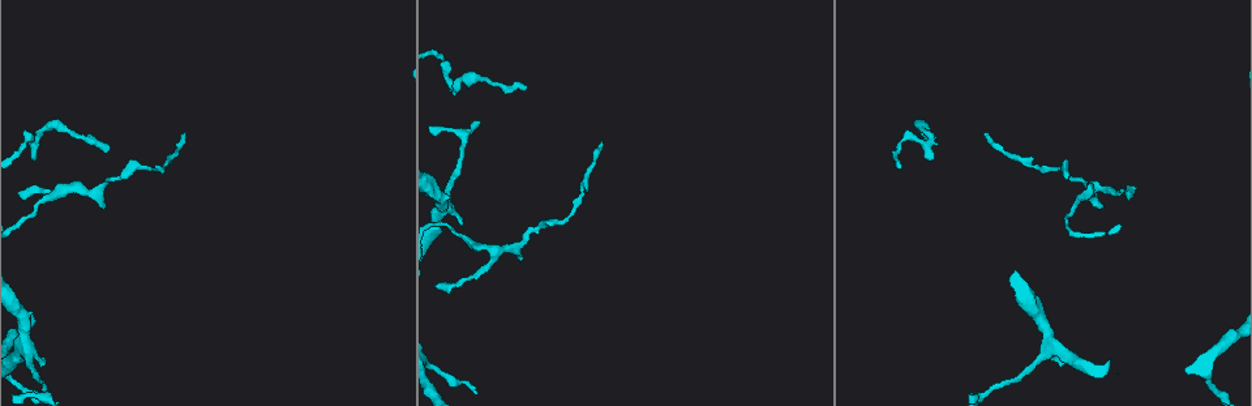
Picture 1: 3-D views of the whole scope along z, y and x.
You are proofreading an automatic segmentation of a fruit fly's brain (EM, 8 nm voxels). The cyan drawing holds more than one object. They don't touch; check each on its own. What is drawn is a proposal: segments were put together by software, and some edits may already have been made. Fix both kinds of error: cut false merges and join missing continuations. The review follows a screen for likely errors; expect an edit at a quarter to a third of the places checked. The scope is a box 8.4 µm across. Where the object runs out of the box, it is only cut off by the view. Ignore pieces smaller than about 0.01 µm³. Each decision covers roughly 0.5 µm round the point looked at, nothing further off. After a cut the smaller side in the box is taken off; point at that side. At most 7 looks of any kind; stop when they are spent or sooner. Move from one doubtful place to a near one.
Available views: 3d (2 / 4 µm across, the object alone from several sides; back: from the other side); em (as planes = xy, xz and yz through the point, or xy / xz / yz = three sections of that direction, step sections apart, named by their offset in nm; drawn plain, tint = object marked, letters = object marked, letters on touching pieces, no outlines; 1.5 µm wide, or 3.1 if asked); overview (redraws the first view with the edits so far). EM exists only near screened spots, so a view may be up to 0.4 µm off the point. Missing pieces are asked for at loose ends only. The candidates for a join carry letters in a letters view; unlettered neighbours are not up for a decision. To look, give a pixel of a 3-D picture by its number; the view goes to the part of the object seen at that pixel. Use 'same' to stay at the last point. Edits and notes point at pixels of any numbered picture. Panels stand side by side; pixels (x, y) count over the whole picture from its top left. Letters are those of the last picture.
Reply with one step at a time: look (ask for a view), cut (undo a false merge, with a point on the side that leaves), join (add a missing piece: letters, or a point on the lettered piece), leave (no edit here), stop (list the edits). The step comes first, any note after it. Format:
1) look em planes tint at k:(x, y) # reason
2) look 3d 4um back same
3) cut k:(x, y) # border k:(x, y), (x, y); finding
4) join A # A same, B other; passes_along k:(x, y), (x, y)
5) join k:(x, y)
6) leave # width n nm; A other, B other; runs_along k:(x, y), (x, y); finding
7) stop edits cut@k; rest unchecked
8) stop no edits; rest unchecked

look 3d 4um at 1:(41, 359)

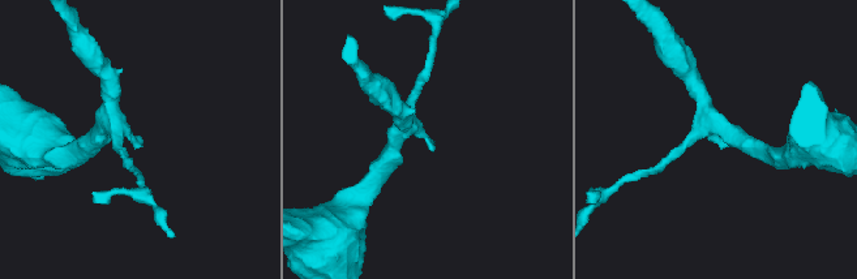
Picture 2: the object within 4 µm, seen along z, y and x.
look em planes plain at 2:(434, 149) # need the tissue

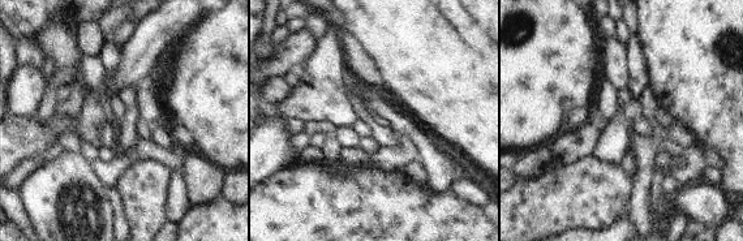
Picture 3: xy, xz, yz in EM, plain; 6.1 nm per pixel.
look em planes letters same # what lies round it

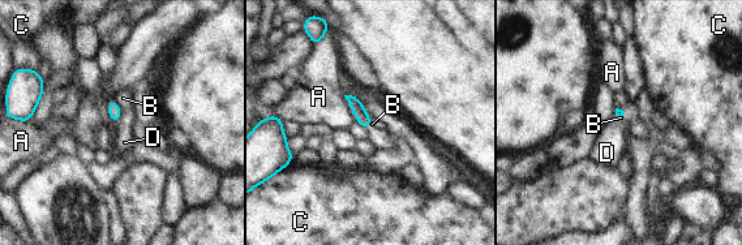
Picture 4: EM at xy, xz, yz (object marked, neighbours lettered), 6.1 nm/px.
leave # A other, B other, C other, D other; border 4:(114, 99), (120, 110), (116, 123); no lettered piece goes on from it

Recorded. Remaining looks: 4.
look em planes tint at 1:(494, 251) # thick turns thin

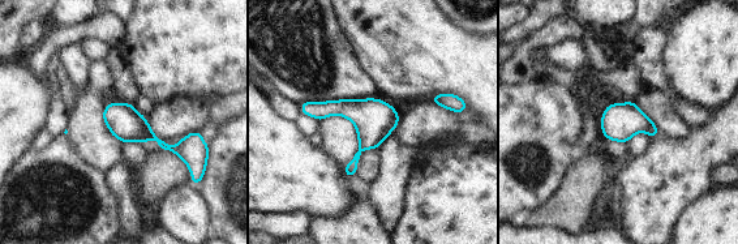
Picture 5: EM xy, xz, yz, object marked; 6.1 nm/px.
look em planes letters same

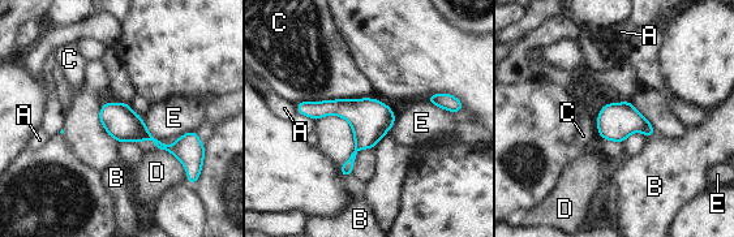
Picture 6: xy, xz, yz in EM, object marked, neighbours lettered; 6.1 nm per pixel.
leave # A other, B other, C other, D other, E other; border 6:(425, 98), (428, 102), (454, 113); one neuron here

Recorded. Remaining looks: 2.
stop no edits; rest unchecked

